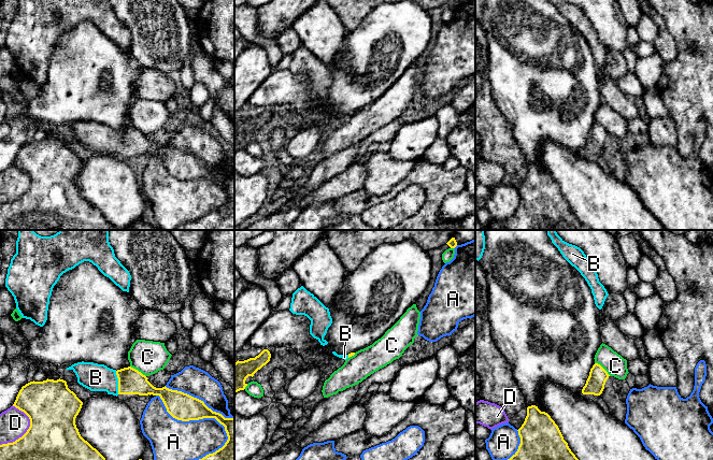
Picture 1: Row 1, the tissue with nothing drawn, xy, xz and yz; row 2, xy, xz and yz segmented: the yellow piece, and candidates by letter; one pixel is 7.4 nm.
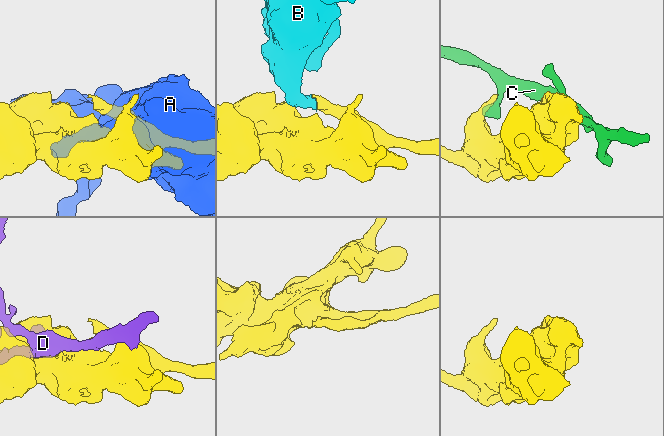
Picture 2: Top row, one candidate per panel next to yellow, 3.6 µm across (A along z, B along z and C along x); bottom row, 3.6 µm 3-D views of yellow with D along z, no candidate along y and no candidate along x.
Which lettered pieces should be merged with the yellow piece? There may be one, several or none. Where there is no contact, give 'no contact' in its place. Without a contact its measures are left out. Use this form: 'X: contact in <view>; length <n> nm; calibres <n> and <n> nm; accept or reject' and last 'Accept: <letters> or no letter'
A: contact in xy; length 650 nm; calibres 200 and 300 nm; reject
B: contact in xy; length 180 nm; calibres 190 and 200 nm; accept
C: contact in yz; length 160 nm; calibres 140 and 160 nm; reject
D: contact in xy; length 320 nm; calibres 380 and 220 nm; reject
Accept: B

